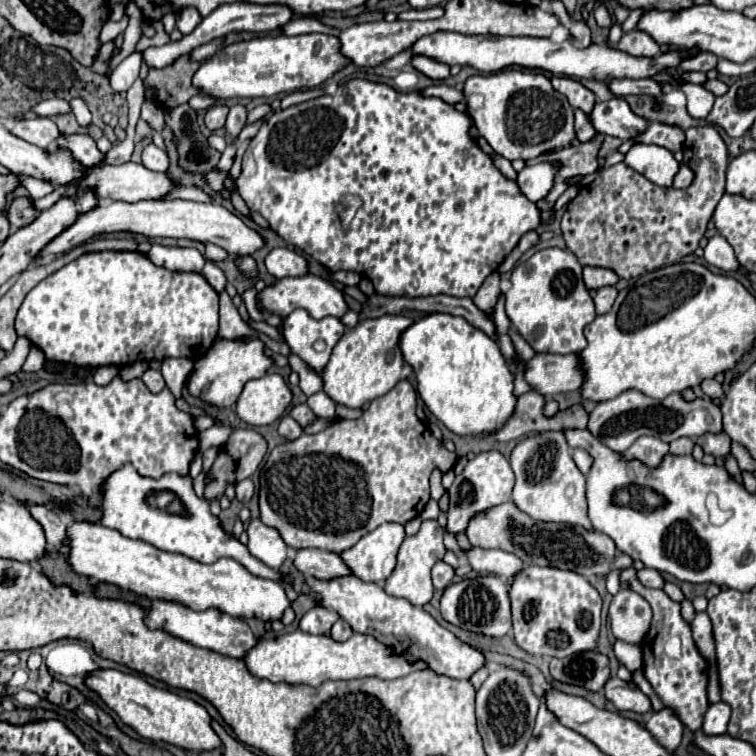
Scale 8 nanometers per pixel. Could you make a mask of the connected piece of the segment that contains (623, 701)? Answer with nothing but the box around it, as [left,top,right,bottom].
[604,677,650,713]

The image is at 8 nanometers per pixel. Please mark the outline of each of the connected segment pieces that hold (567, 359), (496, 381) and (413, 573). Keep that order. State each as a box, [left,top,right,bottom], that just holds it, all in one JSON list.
[[524,353,584,397],[400,313,516,437],[386,521,446,607]]

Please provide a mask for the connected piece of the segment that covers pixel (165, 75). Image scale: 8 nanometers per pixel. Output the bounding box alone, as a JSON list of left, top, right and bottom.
[144,55,200,109]

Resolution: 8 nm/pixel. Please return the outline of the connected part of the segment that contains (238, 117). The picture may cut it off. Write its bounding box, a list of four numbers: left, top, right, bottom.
[226,105,246,139]

